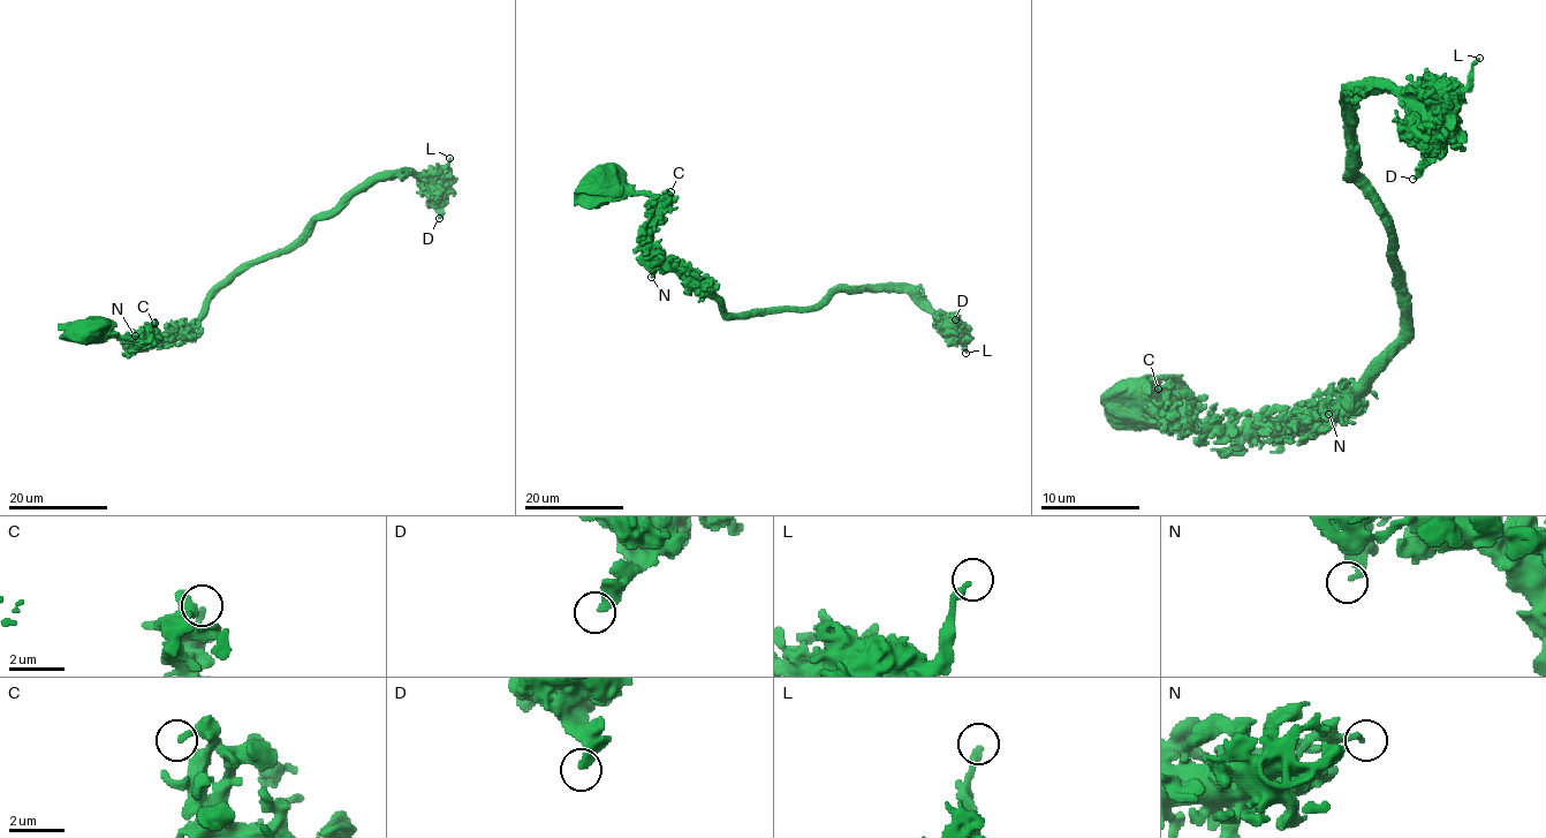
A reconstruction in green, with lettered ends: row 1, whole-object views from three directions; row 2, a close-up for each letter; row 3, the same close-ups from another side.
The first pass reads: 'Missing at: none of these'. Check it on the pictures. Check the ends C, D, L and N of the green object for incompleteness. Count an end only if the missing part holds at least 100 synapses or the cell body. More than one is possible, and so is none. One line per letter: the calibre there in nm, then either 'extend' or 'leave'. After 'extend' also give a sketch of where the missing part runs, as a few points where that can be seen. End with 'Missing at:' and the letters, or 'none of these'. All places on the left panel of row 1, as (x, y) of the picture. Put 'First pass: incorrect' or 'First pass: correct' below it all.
C: calibre 280 nm; leave
D: calibre 280 nm; leave
L: calibre 260 nm; leave
N: calibre 300 nm; leave
Missing at: none of these
First pass: correct

